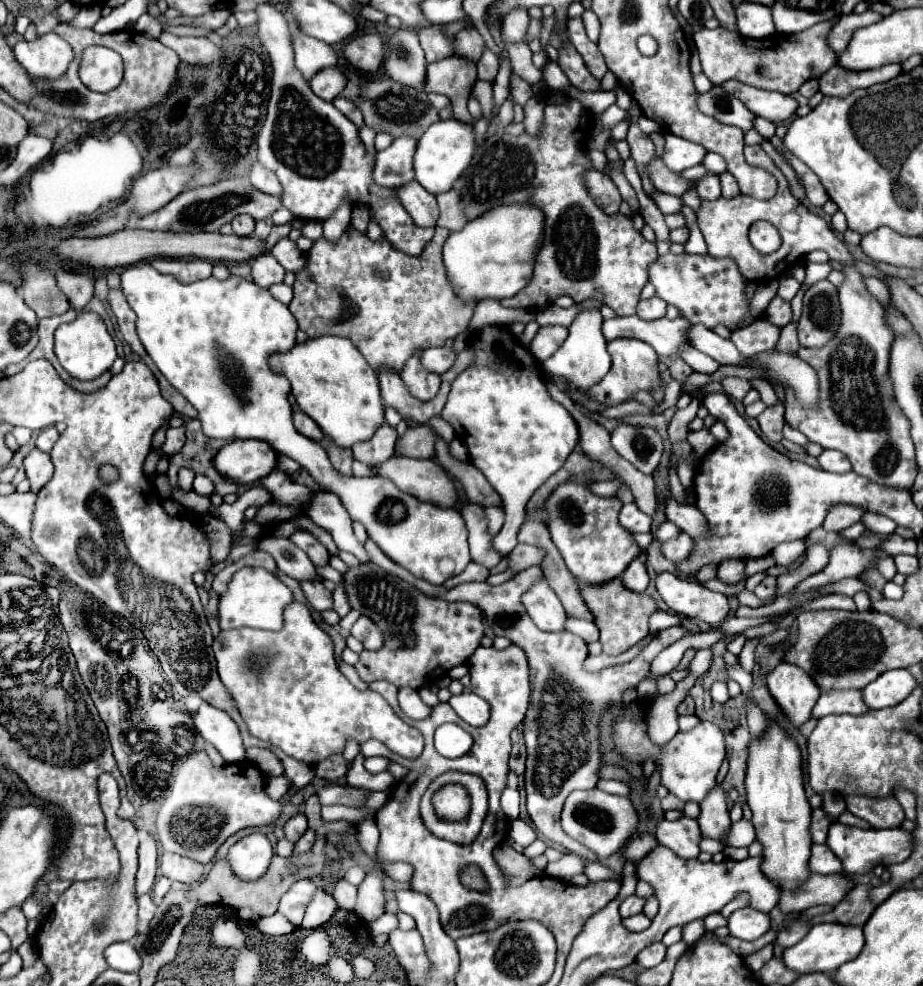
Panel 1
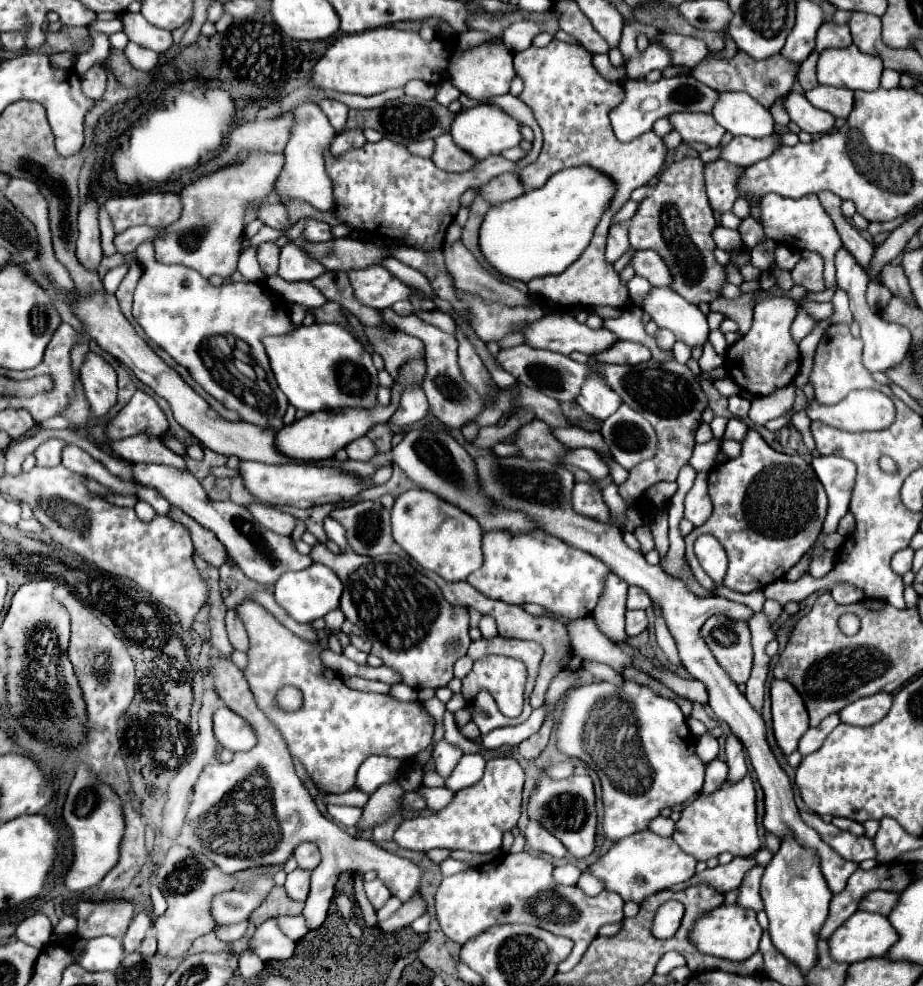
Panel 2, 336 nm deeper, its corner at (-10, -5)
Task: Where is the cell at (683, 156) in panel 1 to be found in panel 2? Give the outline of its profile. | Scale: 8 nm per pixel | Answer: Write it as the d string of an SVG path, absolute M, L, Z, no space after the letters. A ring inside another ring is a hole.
M778 135L764 139L752 139L752 137L732 137L728 145L722 147L720 159L728 161L732 165L748 167L764 157L768 157L778 147Z

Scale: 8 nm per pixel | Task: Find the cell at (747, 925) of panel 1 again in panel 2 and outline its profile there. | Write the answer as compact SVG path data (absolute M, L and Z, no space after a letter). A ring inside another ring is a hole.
M736 903L720 905L714 911L706 913L704 917L700 917L700 921L696 921L696 925L690 933L690 939L698 947L698 951L714 955L714 957L730 959L730 961L744 961L744 959L752 957L758 951L760 937L762 937L762 927L756 921L756 913L752 909L744 909Z

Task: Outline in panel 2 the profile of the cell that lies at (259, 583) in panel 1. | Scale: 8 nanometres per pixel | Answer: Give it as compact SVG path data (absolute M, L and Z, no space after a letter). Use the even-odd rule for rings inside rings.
M312 563L308 569L304 571L296 571L296 573L284 573L276 585L274 585L274 597L276 603L286 609L286 613L296 619L298 623L312 623L320 617L324 617L328 611L336 609L340 603L340 595L342 595L342 583L336 577L334 571L330 571L328 567L320 565L320 563Z

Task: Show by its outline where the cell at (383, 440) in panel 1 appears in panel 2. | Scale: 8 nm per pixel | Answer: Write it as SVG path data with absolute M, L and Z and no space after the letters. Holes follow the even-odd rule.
M412 389L412 391L404 391L402 393L402 401L400 407L396 409L396 413L390 417L390 423L398 425L398 427L410 427L418 421L422 421L428 413L428 401L422 389Z

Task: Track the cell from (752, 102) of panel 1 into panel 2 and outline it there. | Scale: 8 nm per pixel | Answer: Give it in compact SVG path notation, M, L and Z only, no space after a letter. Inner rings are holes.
M790 93L782 105L788 111L790 121L794 121L802 131L810 135L828 133L830 129L834 129L834 115L812 107L802 93Z

